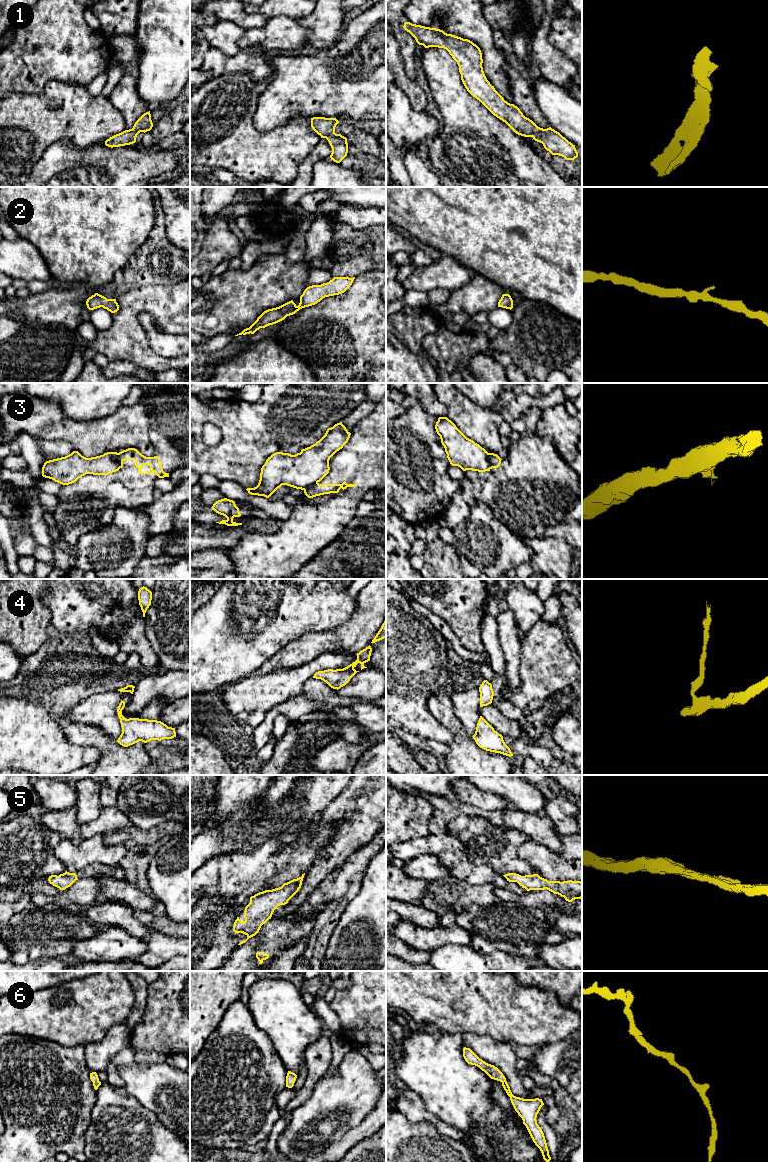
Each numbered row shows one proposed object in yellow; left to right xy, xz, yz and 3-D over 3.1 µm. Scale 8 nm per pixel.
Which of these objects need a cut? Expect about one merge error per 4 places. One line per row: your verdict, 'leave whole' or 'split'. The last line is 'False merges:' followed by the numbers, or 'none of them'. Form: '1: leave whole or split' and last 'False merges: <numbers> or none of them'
1: leave whole
2: leave whole
3: split
4: leave whole
5: leave whole
6: leave whole
False merges: 3

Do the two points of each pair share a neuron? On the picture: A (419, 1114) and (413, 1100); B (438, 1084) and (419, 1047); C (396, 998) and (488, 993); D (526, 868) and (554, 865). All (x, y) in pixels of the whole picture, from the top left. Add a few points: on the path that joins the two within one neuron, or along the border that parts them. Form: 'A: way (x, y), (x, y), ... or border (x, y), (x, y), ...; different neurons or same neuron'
A: way (416, 1111), (413, 1103); same neuron
B: way (438, 1075), (421, 1056); same neuron
C: way (419, 988), (465, 988); same neuron
D: border (519, 847), (518, 854), (537, 873); different neurons

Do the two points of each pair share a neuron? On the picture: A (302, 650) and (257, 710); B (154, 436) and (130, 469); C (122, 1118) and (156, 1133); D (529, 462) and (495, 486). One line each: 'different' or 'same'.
A: different
B: same
C: same
D: same

